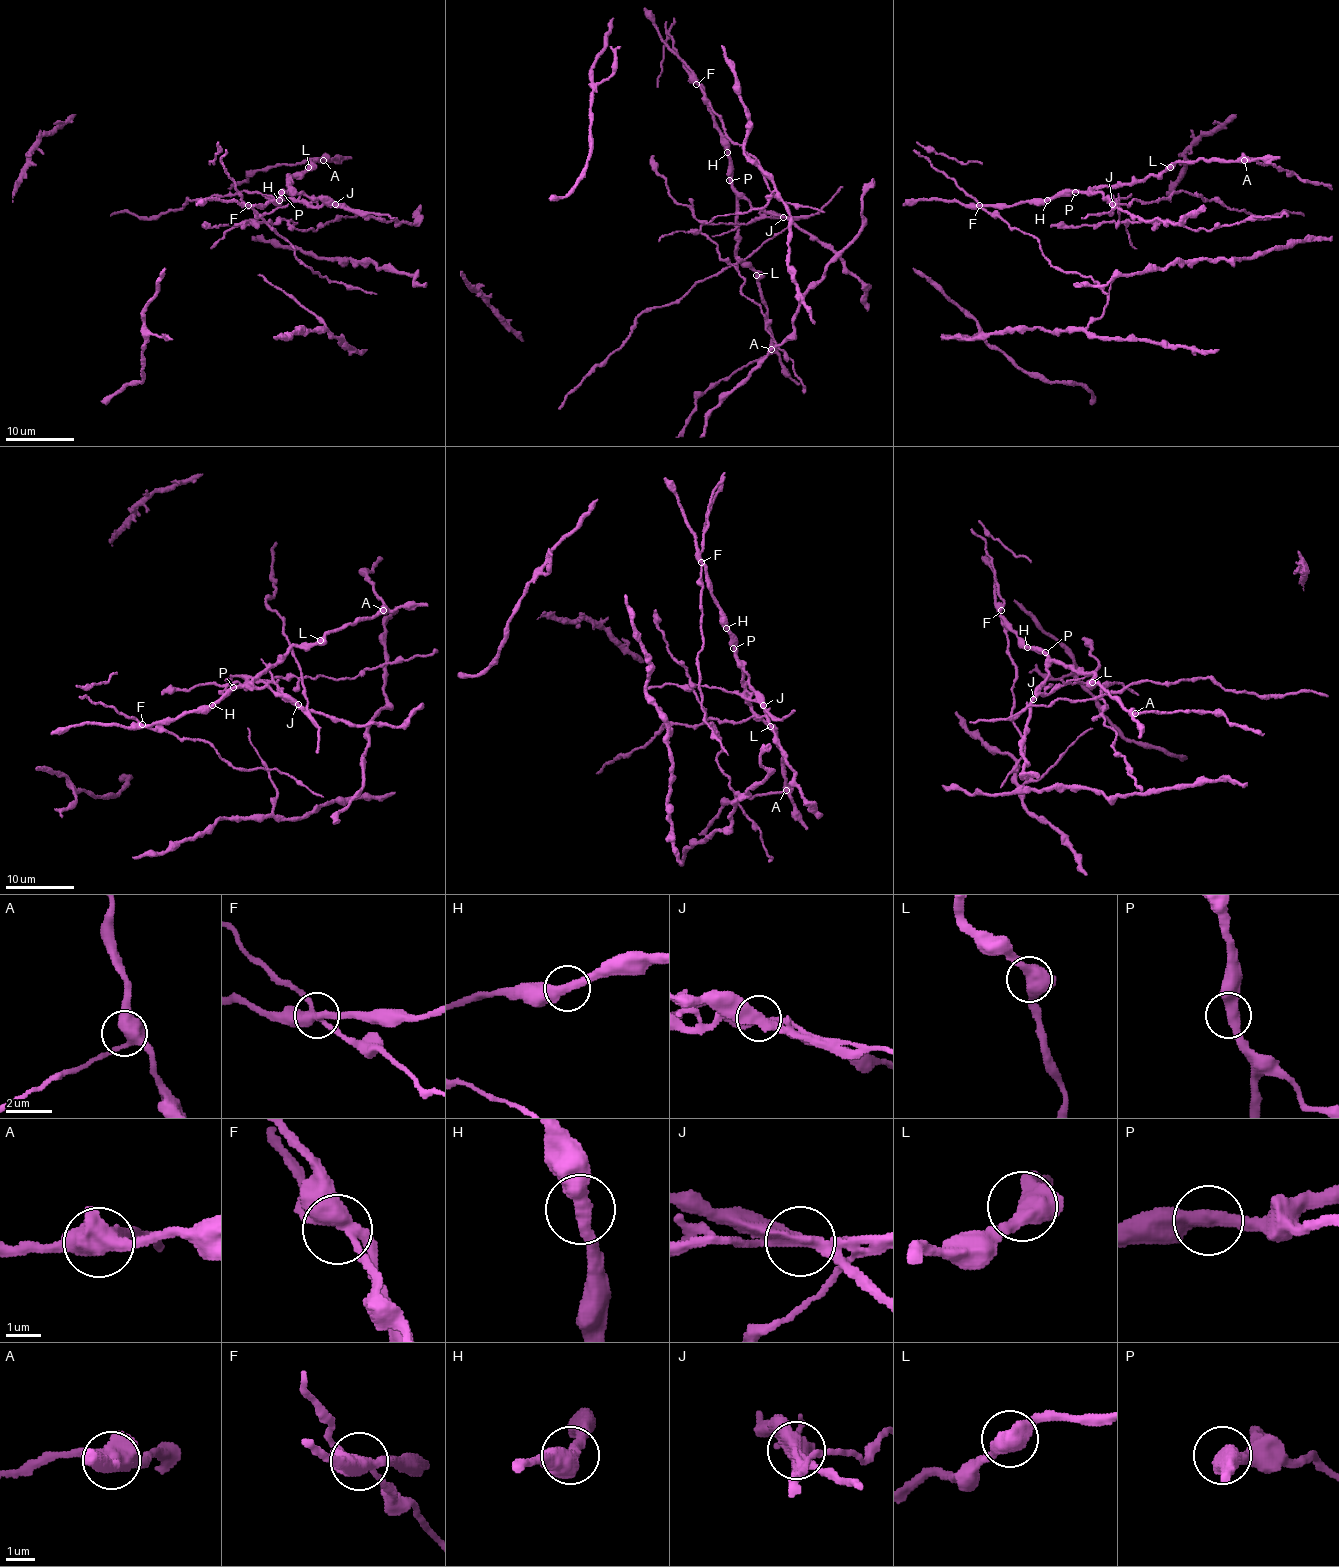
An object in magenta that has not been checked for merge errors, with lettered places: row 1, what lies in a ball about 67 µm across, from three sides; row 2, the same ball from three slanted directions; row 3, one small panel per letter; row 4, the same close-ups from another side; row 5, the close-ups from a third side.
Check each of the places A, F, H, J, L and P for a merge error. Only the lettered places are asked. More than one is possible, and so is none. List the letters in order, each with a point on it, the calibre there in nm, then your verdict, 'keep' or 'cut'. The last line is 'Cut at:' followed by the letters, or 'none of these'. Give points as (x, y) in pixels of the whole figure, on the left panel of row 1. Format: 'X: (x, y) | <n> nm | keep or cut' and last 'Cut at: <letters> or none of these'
A: (323, 160) | 480 nm | keep
F: (248, 205) | 360 nm | cut
H: (279, 200) | 440 nm | keep
J: (335, 204) | 440 nm | cut
L: (308, 167) | 460 nm | keep
P: (281, 192) | 440 nm | keep
Cut at: F, J

